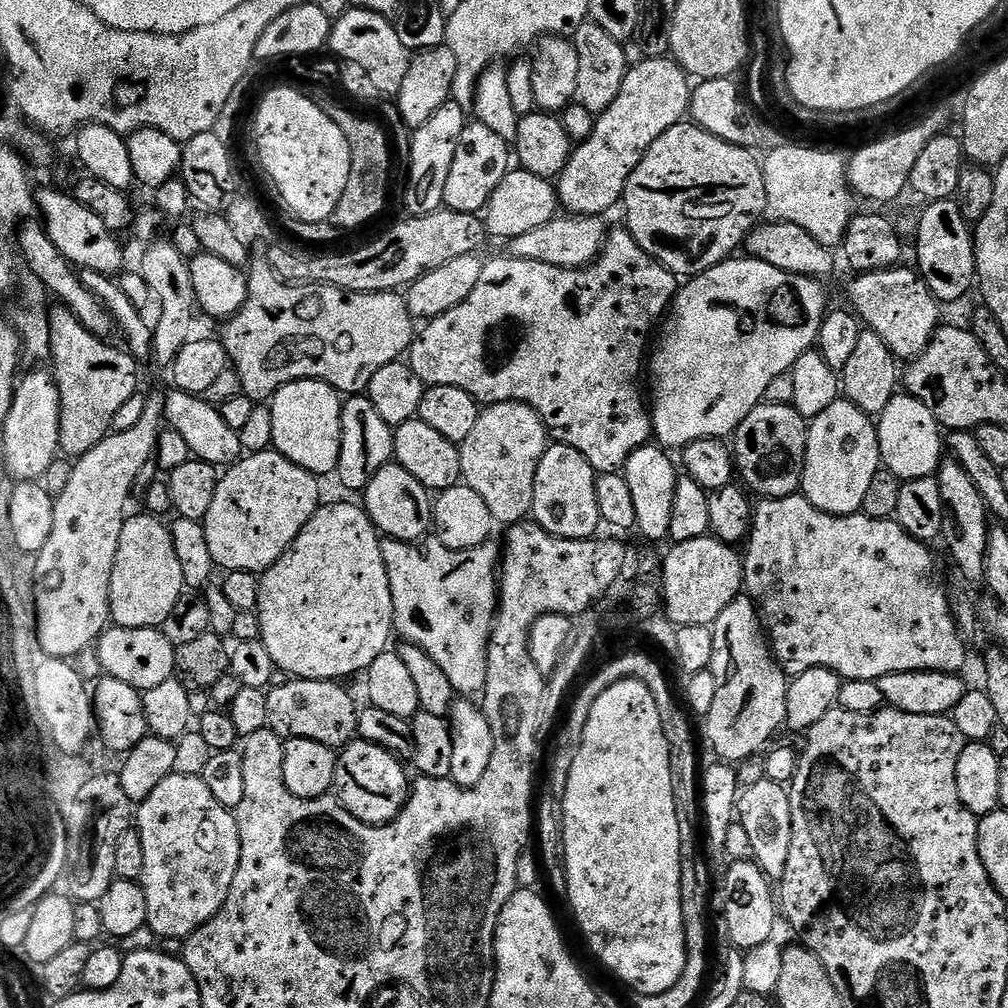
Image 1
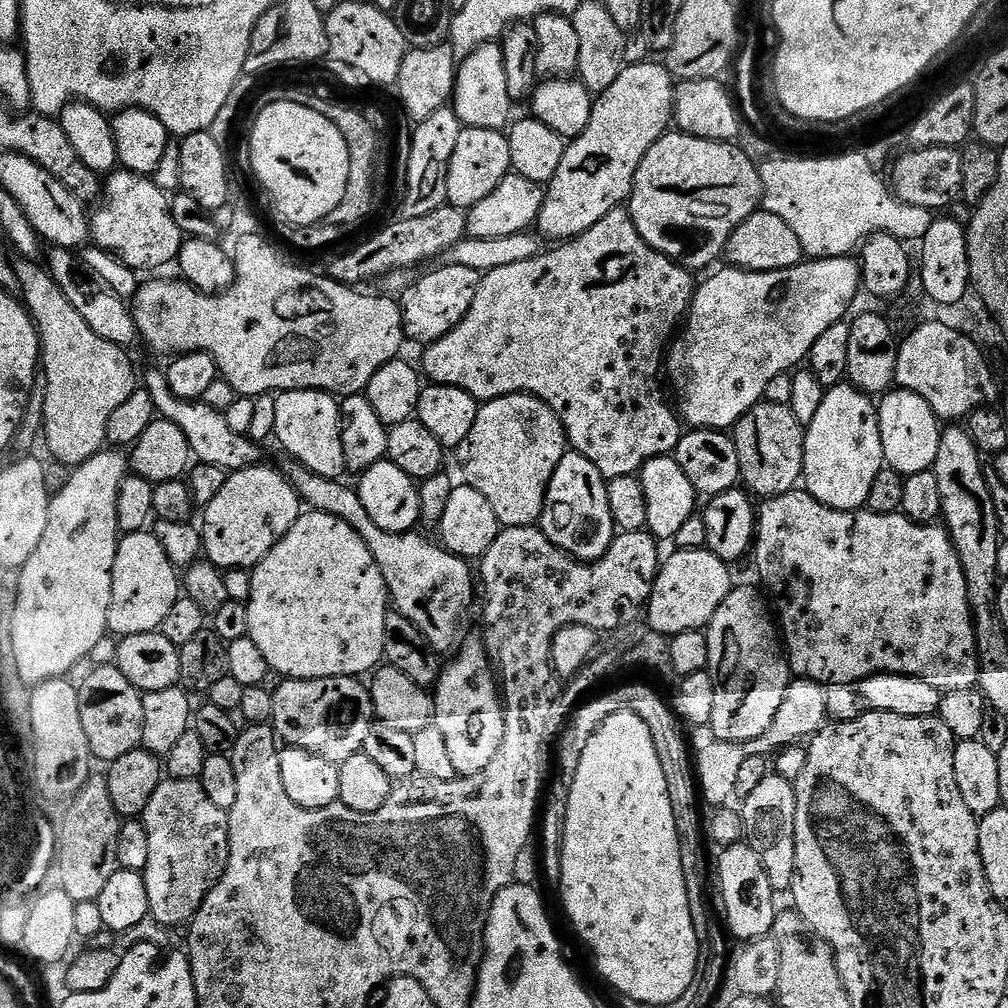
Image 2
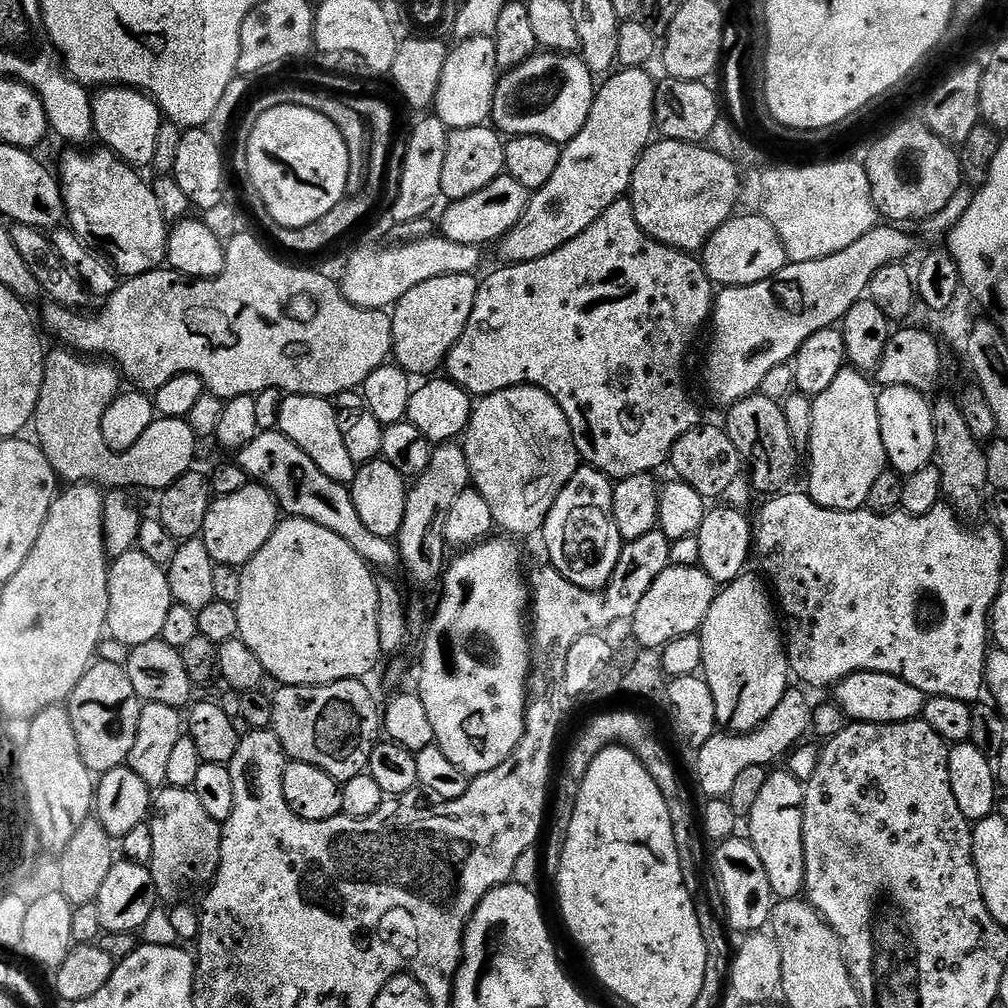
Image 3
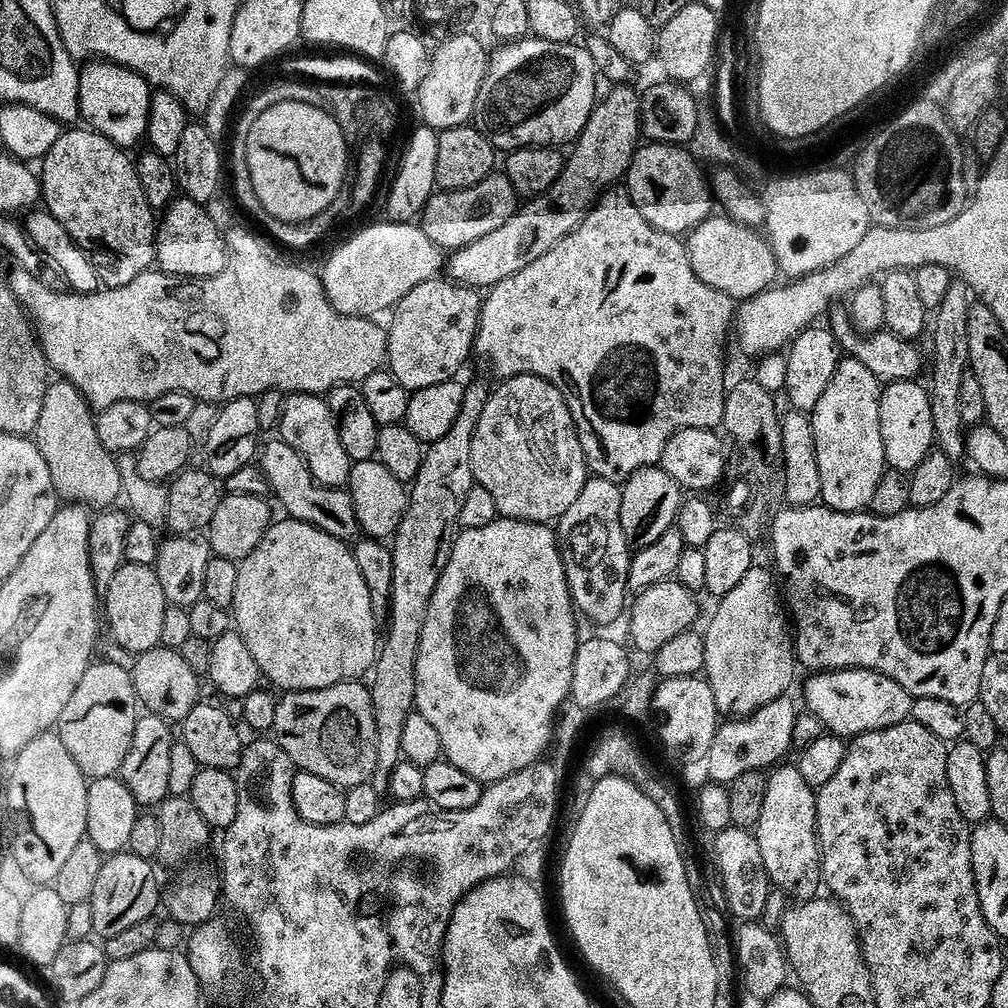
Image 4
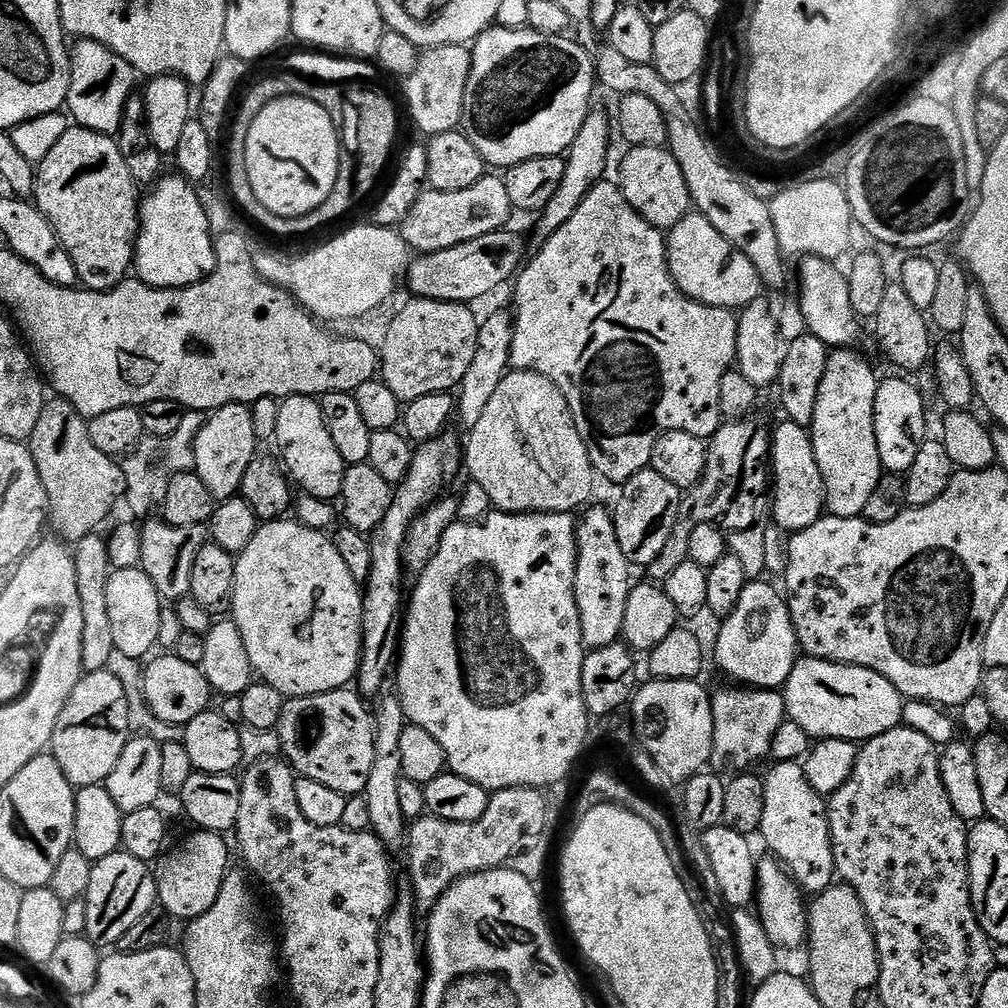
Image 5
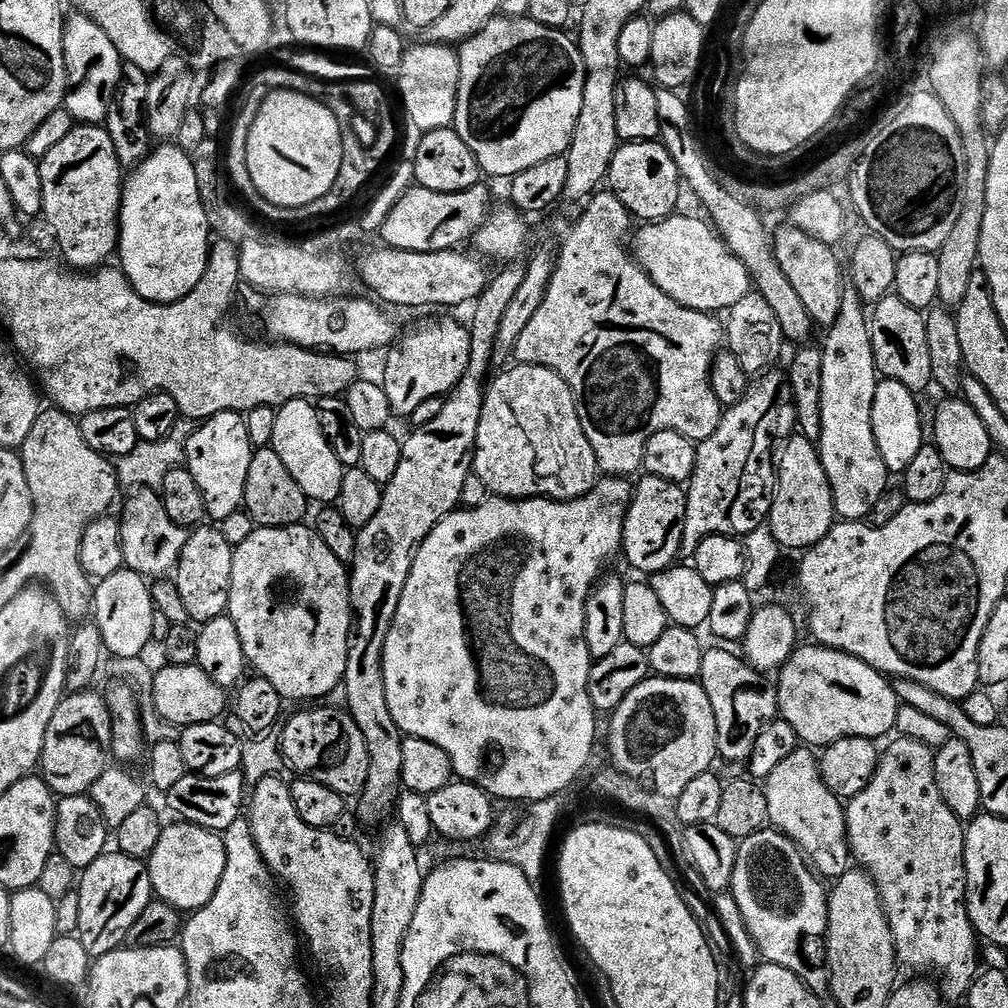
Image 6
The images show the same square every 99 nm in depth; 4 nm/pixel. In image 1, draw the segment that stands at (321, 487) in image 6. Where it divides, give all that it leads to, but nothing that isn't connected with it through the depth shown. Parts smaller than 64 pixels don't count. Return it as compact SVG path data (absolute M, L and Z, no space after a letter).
M299 380L282 386L272 395L270 407L273 414L273 438L271 447L281 452L290 462L310 470L316 477L332 476L340 457L340 439L342 438L342 403L341 393L321 380Z

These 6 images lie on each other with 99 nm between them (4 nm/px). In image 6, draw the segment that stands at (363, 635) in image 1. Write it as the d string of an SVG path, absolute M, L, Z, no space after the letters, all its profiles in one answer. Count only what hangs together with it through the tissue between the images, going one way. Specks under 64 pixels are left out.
M301 522L291 524L285 528L261 528L257 527L246 538L246 542L235 545L232 553L232 577L230 578L230 602L228 603L228 615L238 626L238 638L242 638L242 650L246 654L249 665L254 669L255 675L266 678L266 682L274 685L274 690L283 696L285 701L308 700L304 702L323 701L334 689L343 685L346 674L346 658L348 657L348 639L352 629L352 607L350 606L350 590L348 589L349 569L345 561L334 558L330 546L322 542L322 538L316 532L315 527Z

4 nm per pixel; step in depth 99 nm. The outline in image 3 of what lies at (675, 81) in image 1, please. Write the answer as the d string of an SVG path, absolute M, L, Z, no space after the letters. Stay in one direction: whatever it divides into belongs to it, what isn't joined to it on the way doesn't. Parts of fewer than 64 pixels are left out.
M621 67L597 87L586 126L563 145L554 178L531 193L522 218L498 242L505 265L534 262L534 258L566 246L564 236L578 238L631 189L636 164L654 140L657 81L648 72L644 68Z

